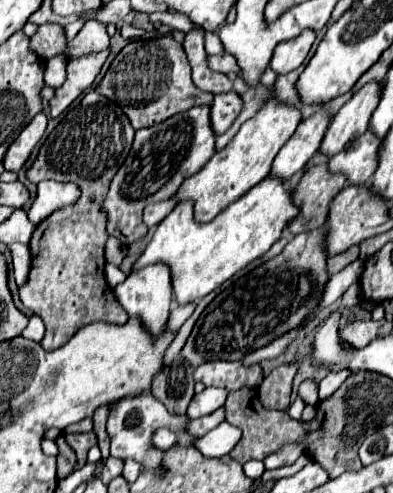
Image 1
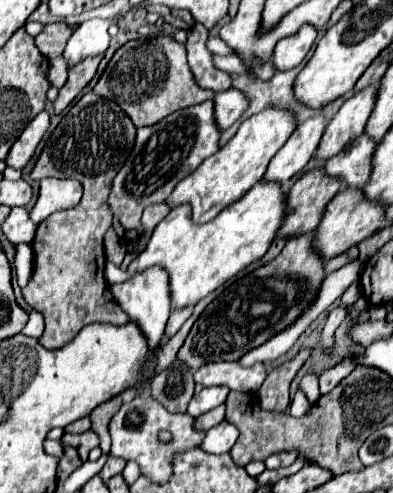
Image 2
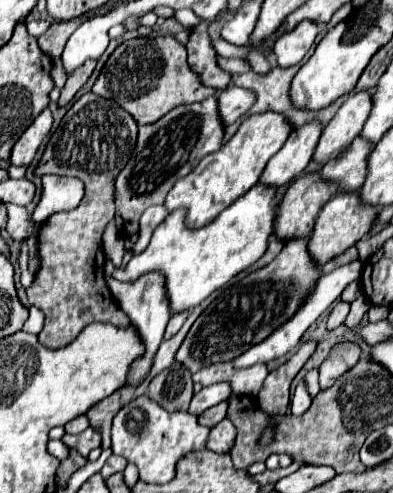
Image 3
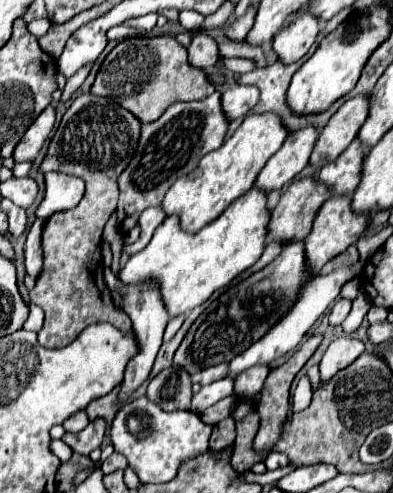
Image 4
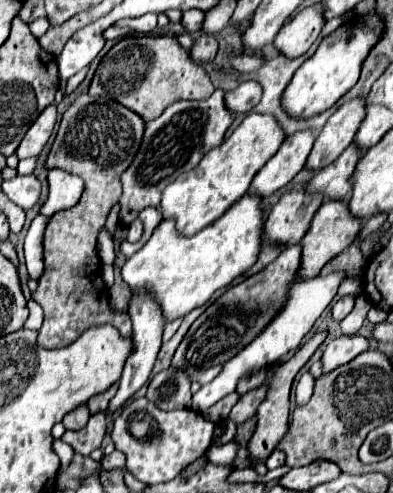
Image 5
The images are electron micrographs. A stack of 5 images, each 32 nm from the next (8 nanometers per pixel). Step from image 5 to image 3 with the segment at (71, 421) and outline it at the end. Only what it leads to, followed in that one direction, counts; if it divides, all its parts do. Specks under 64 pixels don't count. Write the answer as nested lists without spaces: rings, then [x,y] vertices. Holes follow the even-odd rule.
[[[78,416],[76,420],[68,422],[68,424],[64,426],[64,430],[66,430],[68,434],[80,434],[80,432],[84,432],[88,426],[90,426],[88,418],[86,418],[86,416]]]

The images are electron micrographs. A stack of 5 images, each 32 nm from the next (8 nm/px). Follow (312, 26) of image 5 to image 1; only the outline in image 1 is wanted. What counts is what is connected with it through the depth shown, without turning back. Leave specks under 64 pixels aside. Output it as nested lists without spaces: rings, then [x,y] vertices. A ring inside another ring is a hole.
[[[302,32],[296,40],[278,44],[274,50],[274,56],[270,60],[270,68],[276,74],[288,74],[288,72],[296,70],[306,60],[314,40],[316,40],[314,32]]]

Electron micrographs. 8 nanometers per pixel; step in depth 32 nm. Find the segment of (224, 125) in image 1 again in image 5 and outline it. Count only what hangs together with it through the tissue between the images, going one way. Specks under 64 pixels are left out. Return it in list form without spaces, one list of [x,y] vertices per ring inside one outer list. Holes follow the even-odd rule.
[[[242,82],[234,90],[228,90],[224,96],[224,104],[234,114],[248,114],[262,96],[262,88],[256,82]]]

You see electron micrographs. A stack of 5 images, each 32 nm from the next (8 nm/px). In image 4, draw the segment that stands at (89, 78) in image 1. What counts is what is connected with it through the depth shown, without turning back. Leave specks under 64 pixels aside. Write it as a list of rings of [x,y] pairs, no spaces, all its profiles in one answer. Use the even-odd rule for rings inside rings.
[[[88,62],[86,66],[82,66],[74,76],[70,76],[68,78],[68,82],[66,82],[66,86],[64,86],[64,90],[62,90],[62,102],[66,102],[66,100],[70,100],[70,96],[82,86],[82,82],[86,80],[86,76],[90,74],[90,70],[92,70],[92,62]]]

